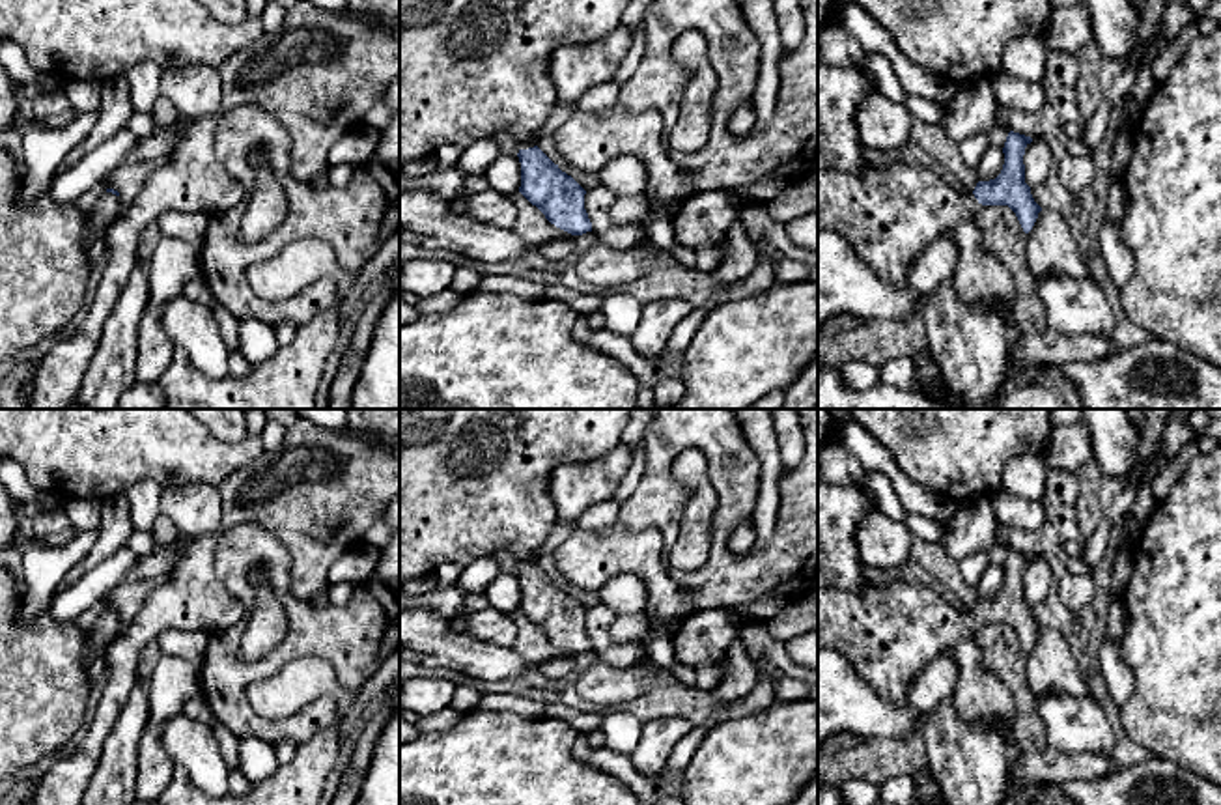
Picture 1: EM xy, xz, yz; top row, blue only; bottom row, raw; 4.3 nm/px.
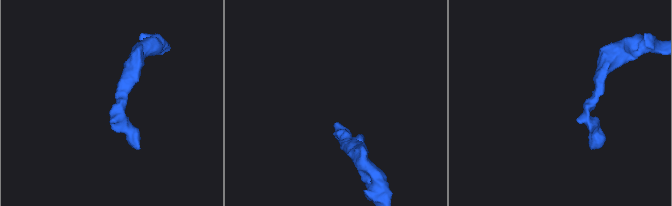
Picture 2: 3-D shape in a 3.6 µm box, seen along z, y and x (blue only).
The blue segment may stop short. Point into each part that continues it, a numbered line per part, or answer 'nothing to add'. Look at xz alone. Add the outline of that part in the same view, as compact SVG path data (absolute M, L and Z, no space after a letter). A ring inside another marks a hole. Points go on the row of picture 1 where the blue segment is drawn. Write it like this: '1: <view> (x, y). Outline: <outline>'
1: xz (469, 70). Outline: M400 0L400 170L435 155L446 144L465 149L476 140L495 138L497 133L512 133L521 149L534 148L543 121L558 105L551 75L553 52L562 45L581 45L612 32L622 24L627 4L629 0Z

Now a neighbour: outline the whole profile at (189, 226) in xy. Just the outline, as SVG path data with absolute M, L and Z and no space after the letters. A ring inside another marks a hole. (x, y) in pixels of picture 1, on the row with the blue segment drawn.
M166 211L157 219L157 226L162 235L200 247L209 217L205 211Z

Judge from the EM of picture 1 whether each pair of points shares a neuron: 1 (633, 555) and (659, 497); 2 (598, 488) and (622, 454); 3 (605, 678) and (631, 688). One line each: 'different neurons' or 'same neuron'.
1: different neurons
2: same neuron
3: same neuron

